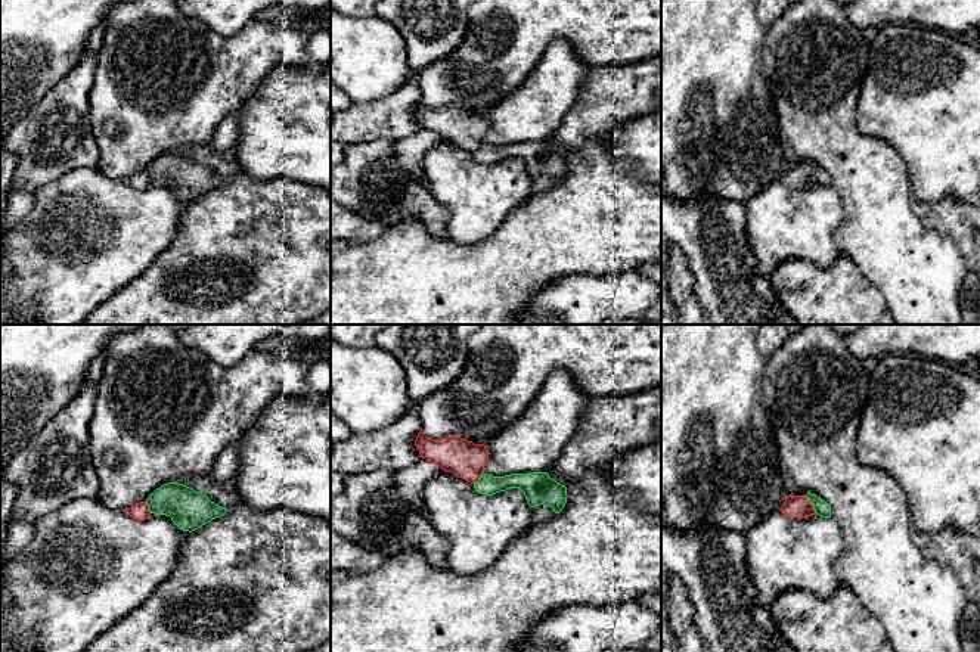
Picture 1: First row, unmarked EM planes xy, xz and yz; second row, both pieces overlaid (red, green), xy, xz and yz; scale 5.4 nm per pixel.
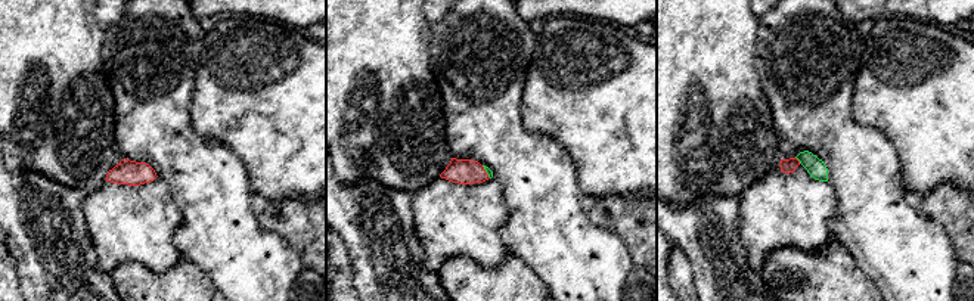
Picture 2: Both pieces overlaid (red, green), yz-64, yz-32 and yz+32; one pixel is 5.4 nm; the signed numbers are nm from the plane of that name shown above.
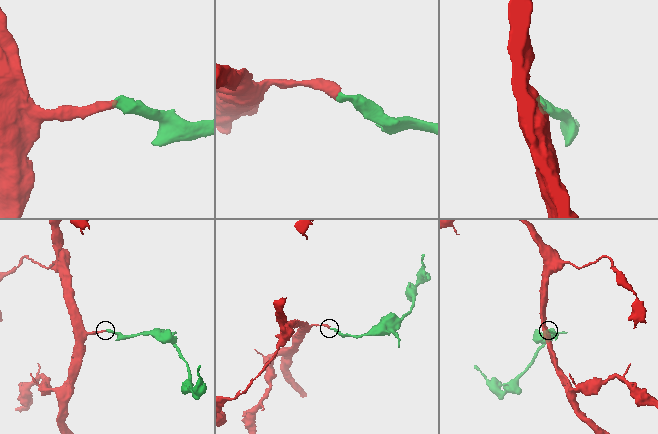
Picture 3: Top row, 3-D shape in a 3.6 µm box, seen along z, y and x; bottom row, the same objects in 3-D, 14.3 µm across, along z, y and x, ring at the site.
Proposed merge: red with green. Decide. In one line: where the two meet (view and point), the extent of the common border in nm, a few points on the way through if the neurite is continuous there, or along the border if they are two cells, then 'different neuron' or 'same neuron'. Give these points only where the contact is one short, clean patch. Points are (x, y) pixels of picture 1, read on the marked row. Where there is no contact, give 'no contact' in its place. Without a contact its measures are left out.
meets red in yz at (811, 505); contact 130 nm long; runs through yz (799, 506), (811, 505), (821, 506); same neuron

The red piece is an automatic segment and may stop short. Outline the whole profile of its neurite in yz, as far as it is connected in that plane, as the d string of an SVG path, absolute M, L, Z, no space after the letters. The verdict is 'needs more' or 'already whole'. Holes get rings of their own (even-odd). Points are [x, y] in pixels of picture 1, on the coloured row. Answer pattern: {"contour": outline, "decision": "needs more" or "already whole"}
{"contour": "M807 493L806 496L787 496L784 504L779 509L784 515L790 518L806 518L812 515L819 515L822 518L831 518L831 506L821 497Z", "decision": "needs more"}

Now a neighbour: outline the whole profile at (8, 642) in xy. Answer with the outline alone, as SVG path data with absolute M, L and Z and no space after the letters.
M4 569L0 571L0 652L34 652L31 645L21 645L9 628L13 603L7 594Z

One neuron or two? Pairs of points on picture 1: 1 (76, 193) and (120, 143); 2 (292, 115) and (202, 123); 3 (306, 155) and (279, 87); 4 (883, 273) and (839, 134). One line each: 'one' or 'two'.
1: two
2: two
3: one
4: one

